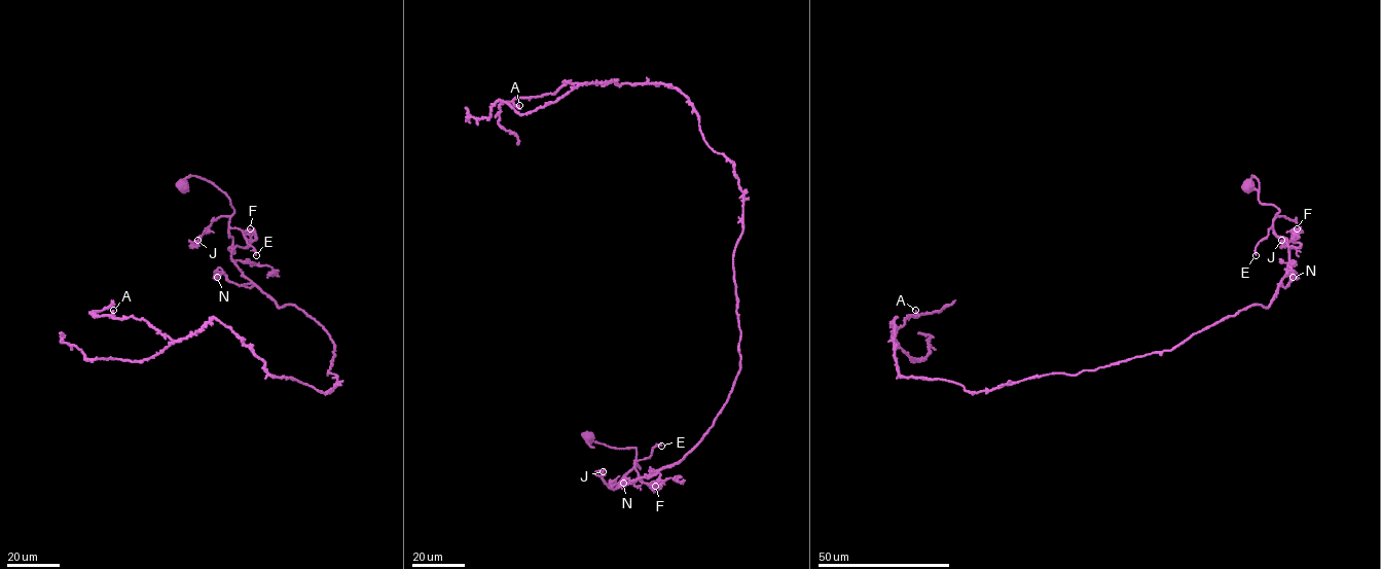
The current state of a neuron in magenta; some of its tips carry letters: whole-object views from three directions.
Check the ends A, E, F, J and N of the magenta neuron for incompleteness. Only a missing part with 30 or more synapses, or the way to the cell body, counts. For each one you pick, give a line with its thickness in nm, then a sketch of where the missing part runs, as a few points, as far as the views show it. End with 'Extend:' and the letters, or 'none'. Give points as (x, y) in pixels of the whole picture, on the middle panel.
E: Thickness 200 nm. Course of what is missing: (661, 446), (646, 446), (662, 453)
Extend: E

